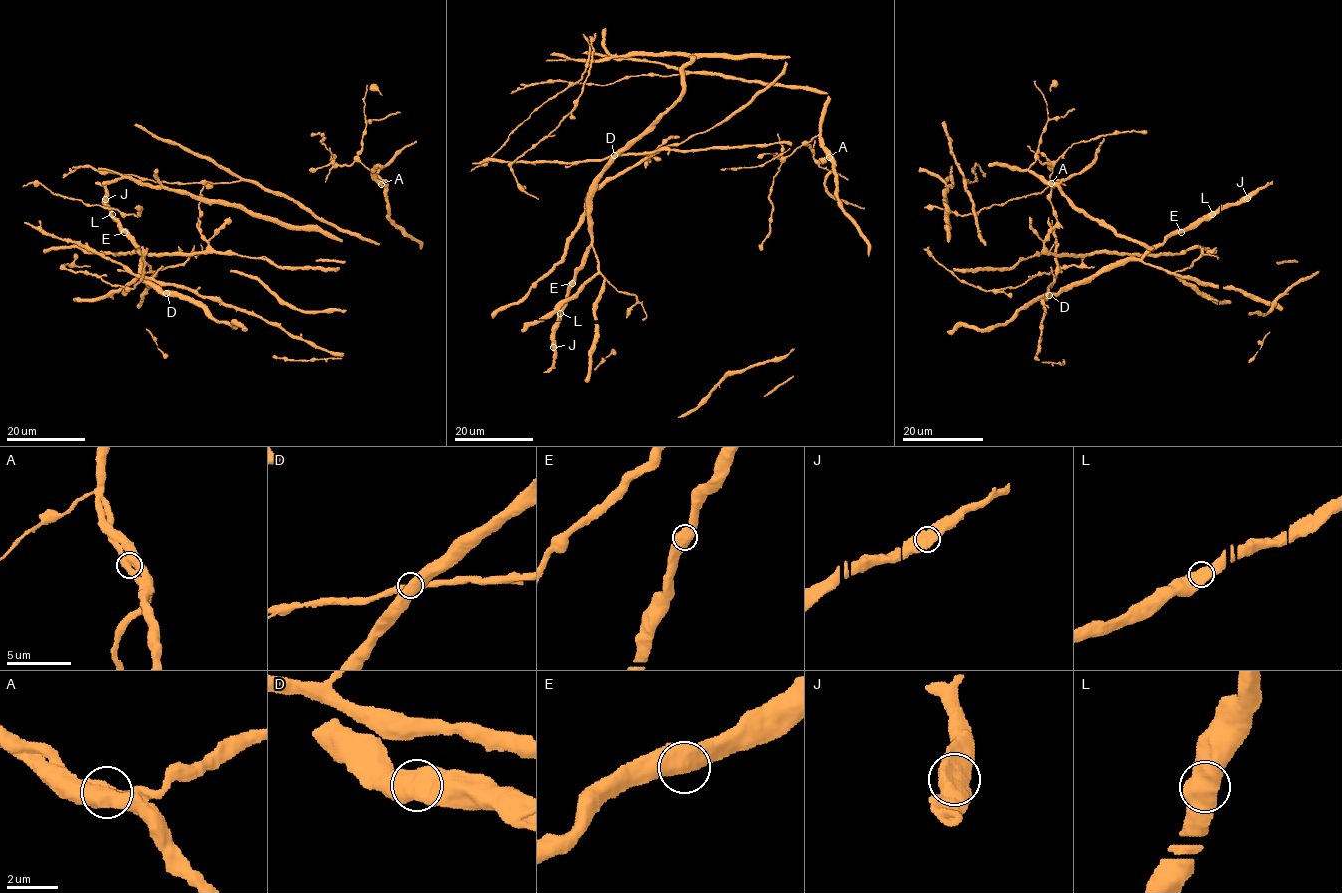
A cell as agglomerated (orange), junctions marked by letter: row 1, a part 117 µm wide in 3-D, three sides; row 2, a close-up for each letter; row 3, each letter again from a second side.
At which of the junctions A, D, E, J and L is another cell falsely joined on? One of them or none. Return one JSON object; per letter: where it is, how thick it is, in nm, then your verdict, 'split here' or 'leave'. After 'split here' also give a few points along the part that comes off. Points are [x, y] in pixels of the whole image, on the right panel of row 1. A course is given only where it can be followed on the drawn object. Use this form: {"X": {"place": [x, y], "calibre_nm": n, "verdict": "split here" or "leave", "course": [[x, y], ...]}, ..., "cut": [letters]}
{"A": {"place": [1051, 183], "calibre_nm": 700, "verdict": "leave"}, "D": {"place": [1049, 295], "calibre_nm": 700, "verdict": "leave"}, "E": {"place": [1181, 232], "calibre_nm": 700, "verdict": "leave"}, "J": {"place": [1247, 198], "calibre_nm": 750, "verdict": "leave"}, "L": {"place": [1212, 214], "calibre_nm": 700, "verdict": "leave"}, "cut": []}

